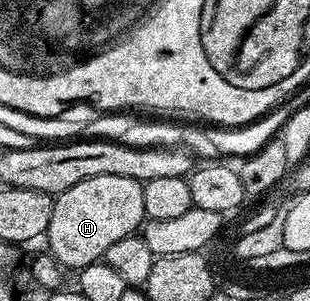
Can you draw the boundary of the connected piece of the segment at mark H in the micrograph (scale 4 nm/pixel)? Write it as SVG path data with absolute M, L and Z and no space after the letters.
M96 175L96 179L84 179L84 183L76 183L76 187L68 187L68 191L57 194L52 207L52 223L48 223L44 238L45 244L50 244L49 256L71 271L101 262L112 243L120 243L120 239L135 236L139 232L146 217L142 186L143 182L124 179L124 175Z

